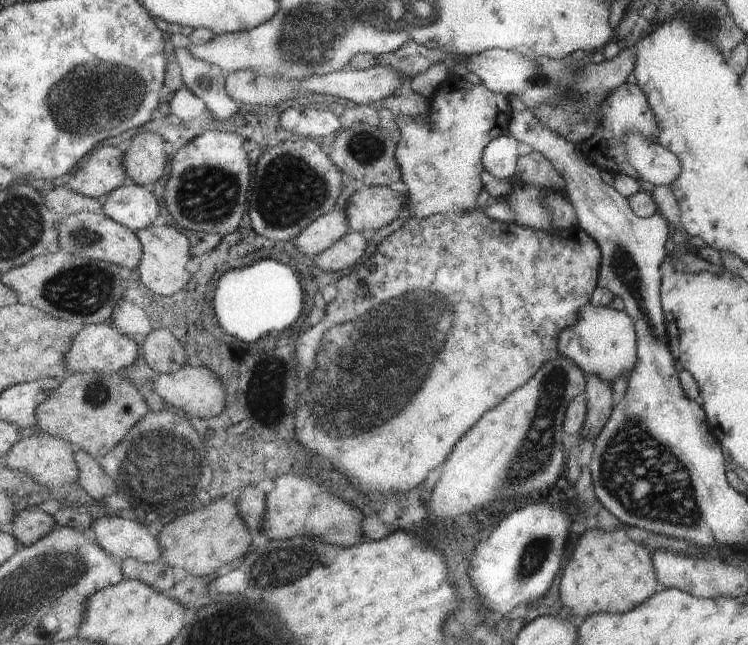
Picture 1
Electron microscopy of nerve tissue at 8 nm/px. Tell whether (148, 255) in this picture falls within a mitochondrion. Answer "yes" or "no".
no

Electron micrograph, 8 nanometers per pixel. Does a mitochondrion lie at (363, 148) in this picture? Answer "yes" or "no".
yes

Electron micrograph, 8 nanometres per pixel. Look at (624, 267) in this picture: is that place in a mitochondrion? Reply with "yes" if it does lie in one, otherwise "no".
yes

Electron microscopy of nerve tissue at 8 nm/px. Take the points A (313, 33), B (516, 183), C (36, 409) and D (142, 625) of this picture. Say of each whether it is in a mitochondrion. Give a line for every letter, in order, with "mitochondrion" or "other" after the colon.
A: mitochondrion
B: other
C: other
D: other

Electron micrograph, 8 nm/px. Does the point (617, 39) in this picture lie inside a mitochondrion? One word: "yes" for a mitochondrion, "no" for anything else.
no

